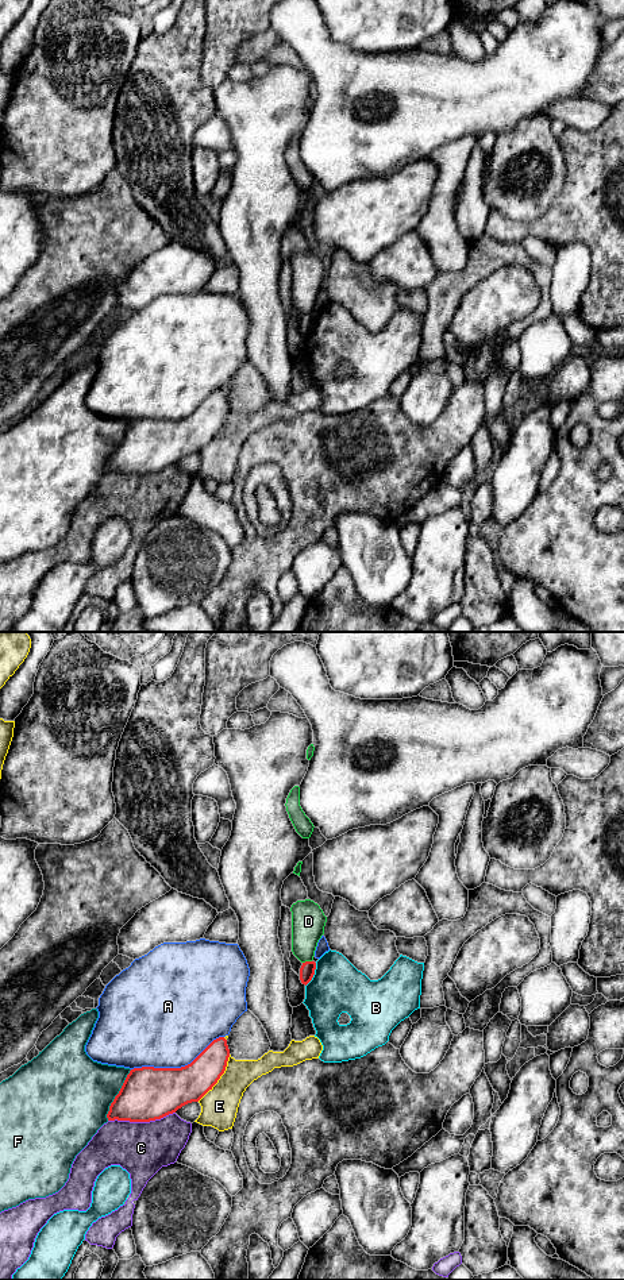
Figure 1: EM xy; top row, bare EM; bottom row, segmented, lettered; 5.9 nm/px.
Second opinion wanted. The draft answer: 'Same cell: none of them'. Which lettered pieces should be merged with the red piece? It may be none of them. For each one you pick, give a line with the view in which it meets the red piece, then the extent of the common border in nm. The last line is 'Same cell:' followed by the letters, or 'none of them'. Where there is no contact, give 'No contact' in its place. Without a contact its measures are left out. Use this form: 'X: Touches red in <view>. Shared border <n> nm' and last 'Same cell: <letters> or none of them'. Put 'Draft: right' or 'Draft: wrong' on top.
Draft: right
Same cell: none of them

